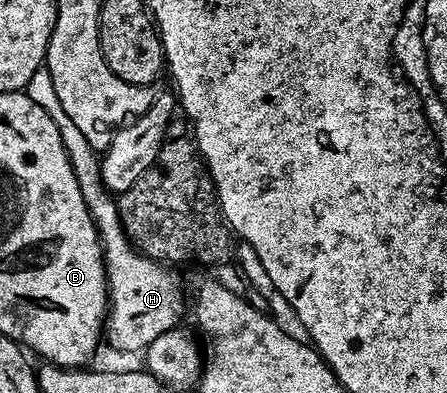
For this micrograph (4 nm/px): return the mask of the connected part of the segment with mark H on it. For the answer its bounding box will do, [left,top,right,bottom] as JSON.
[24,68,188,351]

